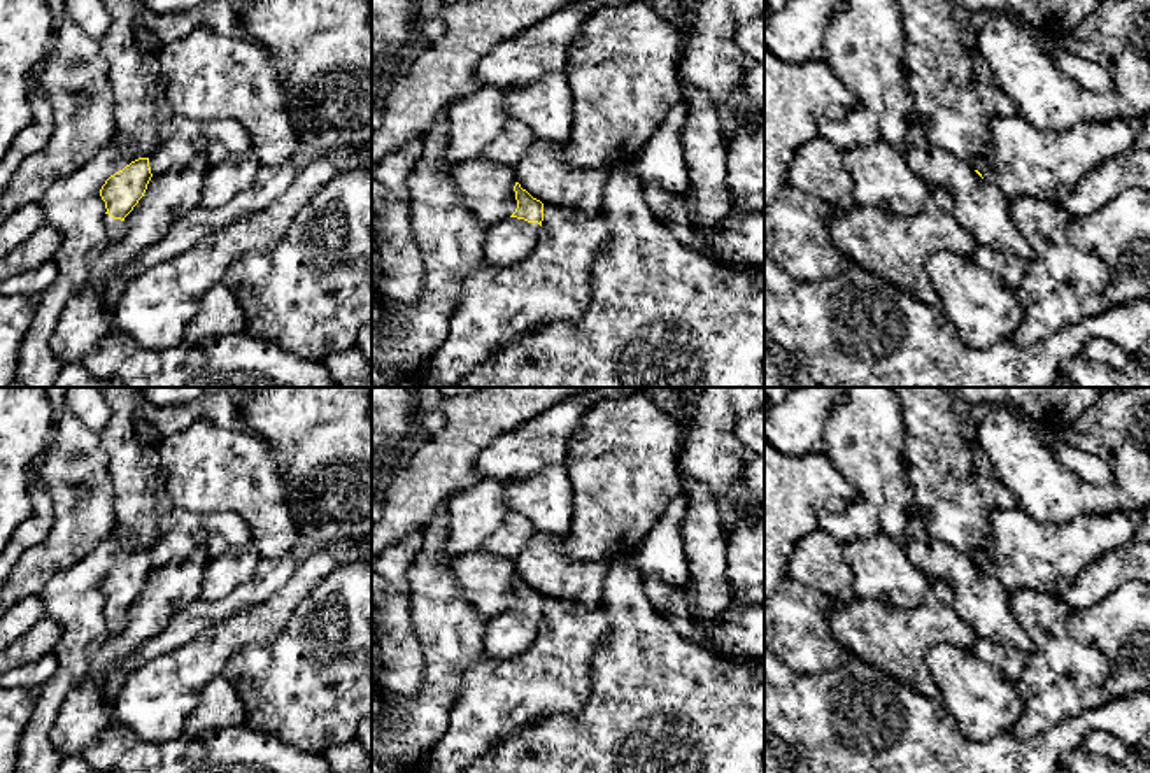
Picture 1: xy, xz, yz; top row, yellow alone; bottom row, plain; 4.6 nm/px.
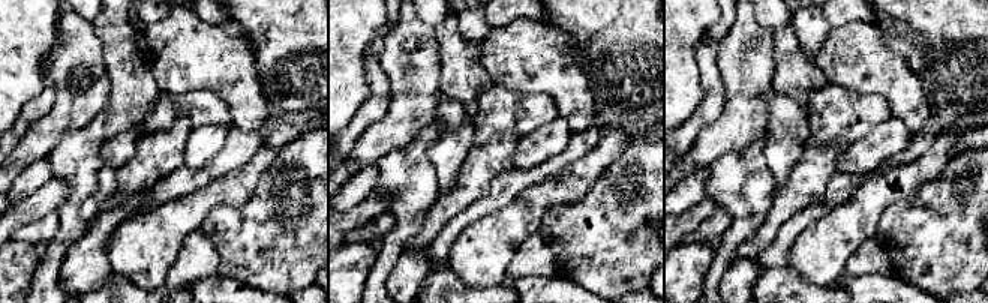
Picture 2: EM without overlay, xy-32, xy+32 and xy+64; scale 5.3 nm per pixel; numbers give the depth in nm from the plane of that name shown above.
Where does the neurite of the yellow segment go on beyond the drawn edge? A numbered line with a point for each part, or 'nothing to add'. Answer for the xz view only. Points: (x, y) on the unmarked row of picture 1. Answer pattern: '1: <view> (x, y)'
1: xz (507, 633)

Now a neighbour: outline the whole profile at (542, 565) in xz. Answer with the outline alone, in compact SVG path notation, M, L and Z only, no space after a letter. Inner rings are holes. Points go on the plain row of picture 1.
M536 535L515 557L517 575L543 598L571 601L586 610L601 603L610 559L575 561L563 552L563 536Z

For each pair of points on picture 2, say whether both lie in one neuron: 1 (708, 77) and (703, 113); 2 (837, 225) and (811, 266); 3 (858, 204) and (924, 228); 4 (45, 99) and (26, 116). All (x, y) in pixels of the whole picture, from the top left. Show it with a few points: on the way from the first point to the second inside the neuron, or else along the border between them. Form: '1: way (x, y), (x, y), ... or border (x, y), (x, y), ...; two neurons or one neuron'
1: way (709, 86), (709, 104); one neuron
2: way (835, 236), (819, 255); one neuron
3: border (913, 197), (897, 201), (883, 213), (876, 237); two neurons
4: way (41, 104), (30, 113); one neuron

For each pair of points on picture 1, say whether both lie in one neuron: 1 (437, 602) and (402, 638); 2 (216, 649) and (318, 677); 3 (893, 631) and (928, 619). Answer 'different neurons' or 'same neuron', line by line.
1: different neurons
2: different neurons
3: same neuron

